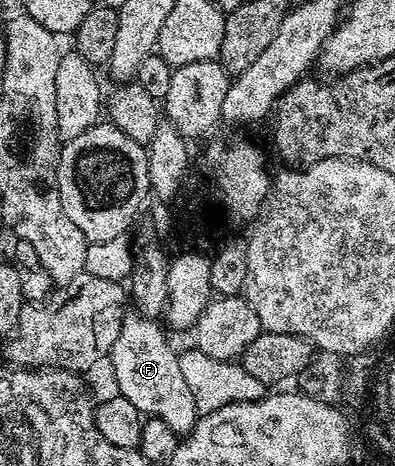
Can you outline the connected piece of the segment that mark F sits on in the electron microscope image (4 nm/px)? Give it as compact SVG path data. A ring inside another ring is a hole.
M136 312L126 313L123 324L119 328L119 336L109 354L108 361L113 362L113 378L117 381L116 393L122 394L143 416L158 418L167 424L179 436L189 435L199 417L195 408L195 400L191 396L191 388L187 388L187 380L183 380L183 368L178 351L173 351L171 343L165 339L163 331L157 327L158 323L152 318L144 318Z

